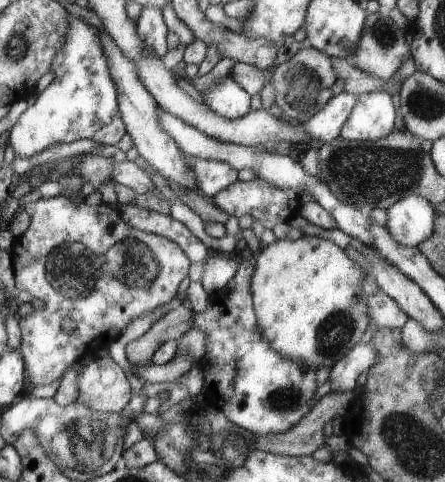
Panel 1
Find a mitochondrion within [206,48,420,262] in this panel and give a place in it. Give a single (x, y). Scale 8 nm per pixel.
(303, 89)

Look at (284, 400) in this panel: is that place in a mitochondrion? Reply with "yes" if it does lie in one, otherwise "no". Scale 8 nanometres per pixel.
yes

